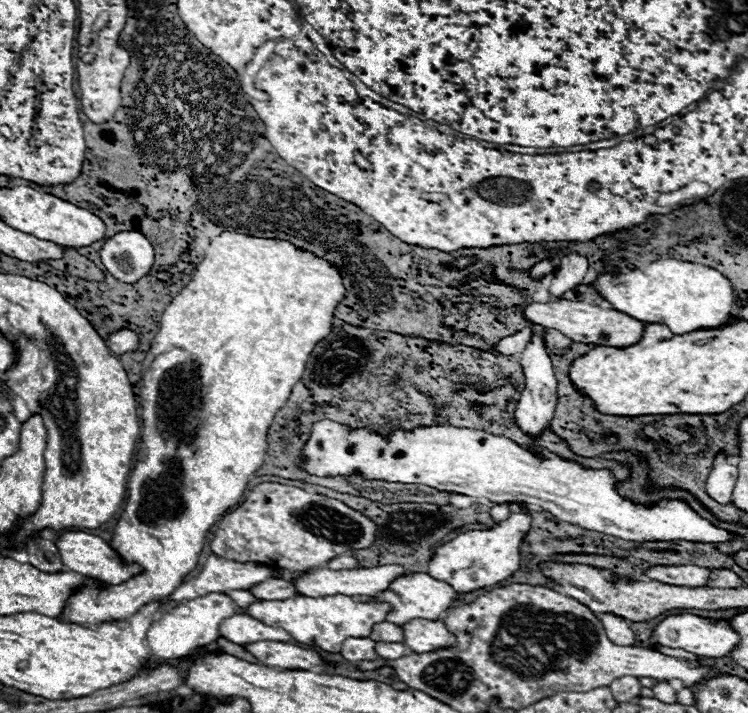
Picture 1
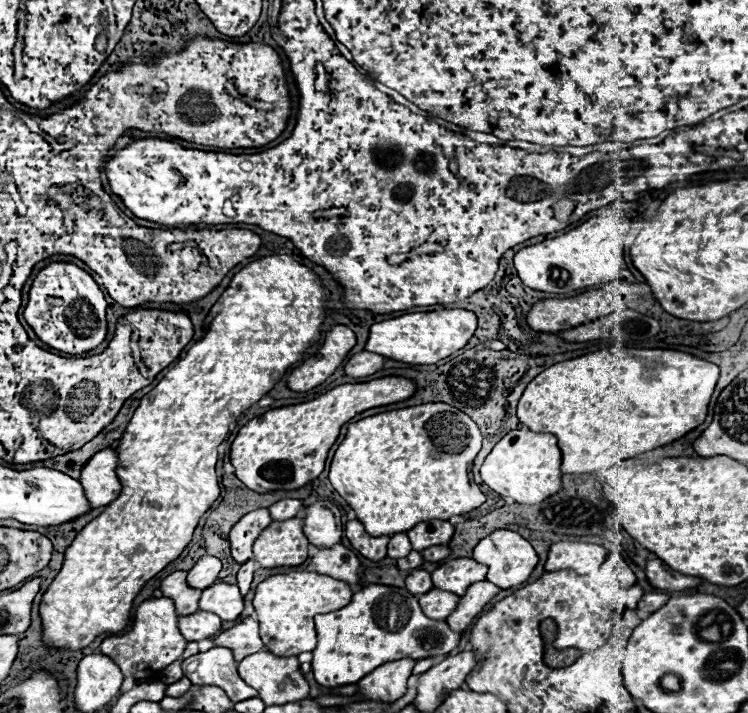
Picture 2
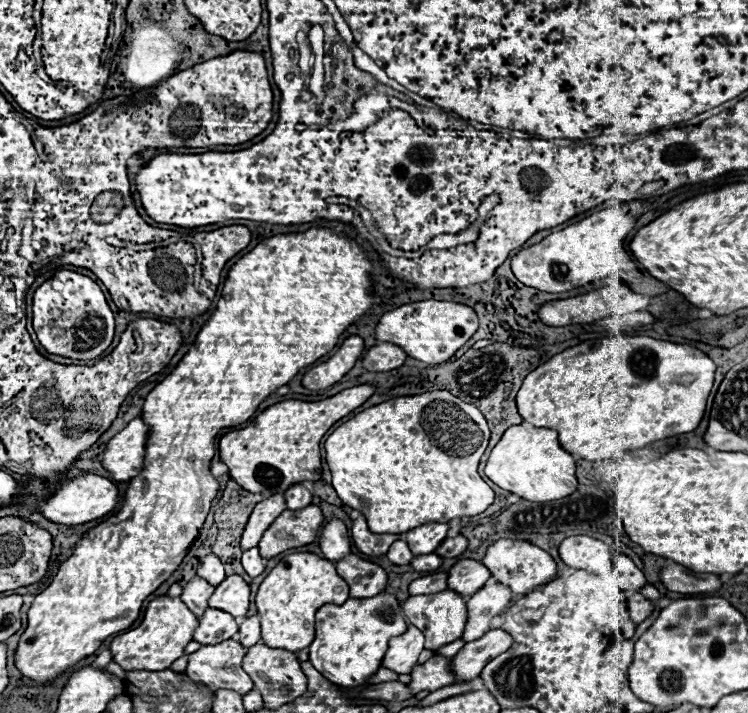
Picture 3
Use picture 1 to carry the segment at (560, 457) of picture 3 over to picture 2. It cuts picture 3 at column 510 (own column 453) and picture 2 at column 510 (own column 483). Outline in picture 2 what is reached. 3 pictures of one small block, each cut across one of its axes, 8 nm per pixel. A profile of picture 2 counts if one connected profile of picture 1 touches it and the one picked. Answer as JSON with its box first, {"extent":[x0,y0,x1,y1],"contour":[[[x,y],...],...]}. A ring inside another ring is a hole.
{"extent":[480,428,562,504],"contour":[[[528,428],[508,432],[484,460],[480,476],[484,484],[488,484],[502,498],[512,498],[518,504],[542,502],[544,498],[560,492],[562,488],[560,448],[556,444],[556,436],[532,432]]]}

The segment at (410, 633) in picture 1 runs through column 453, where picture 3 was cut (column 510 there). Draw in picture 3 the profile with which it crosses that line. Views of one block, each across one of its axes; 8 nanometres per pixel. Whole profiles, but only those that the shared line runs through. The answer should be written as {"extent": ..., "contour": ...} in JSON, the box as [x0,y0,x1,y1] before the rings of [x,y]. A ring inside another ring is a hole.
{"extent":[452,628,512,682],"contour":[[[502,628],[490,630],[488,634],[484,634],[484,638],[478,638],[476,642],[466,642],[466,646],[456,656],[452,656],[452,670],[458,682],[478,678],[482,668],[492,658],[506,652],[510,644],[512,644],[512,636]]]}

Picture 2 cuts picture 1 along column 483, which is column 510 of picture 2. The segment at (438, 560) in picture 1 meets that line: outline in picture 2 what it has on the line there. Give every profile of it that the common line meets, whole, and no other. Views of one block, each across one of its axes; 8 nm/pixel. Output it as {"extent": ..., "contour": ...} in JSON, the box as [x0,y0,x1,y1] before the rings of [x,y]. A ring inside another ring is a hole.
{"extent":[472,530,538,588],"contour":[[[494,530],[486,538],[482,538],[478,542],[478,546],[474,548],[472,558],[476,562],[488,566],[486,580],[500,588],[512,588],[512,586],[524,584],[538,564],[538,554],[534,552],[532,544],[526,538],[522,538],[518,532],[512,532],[512,530]]]}

